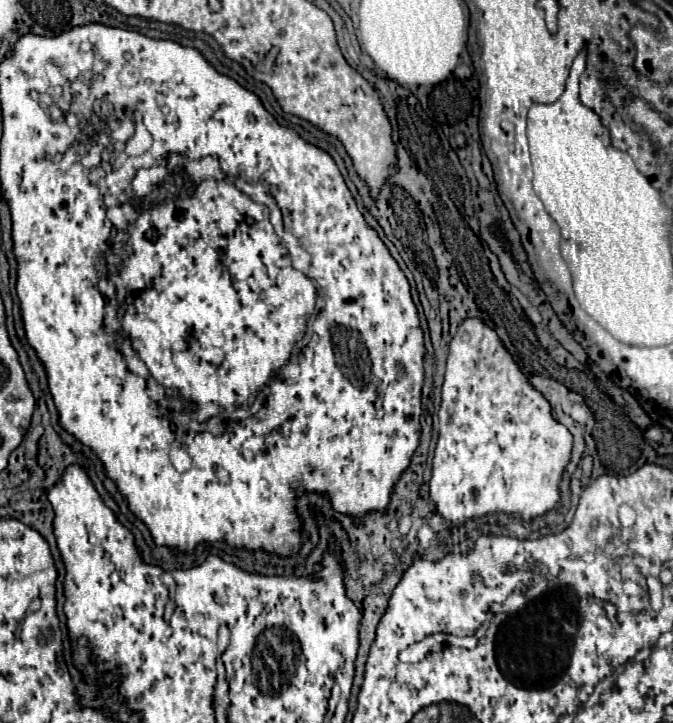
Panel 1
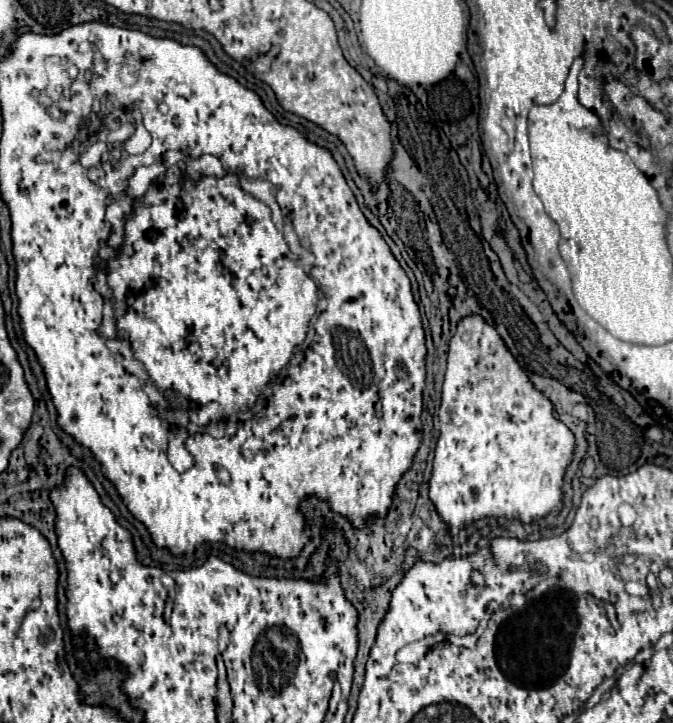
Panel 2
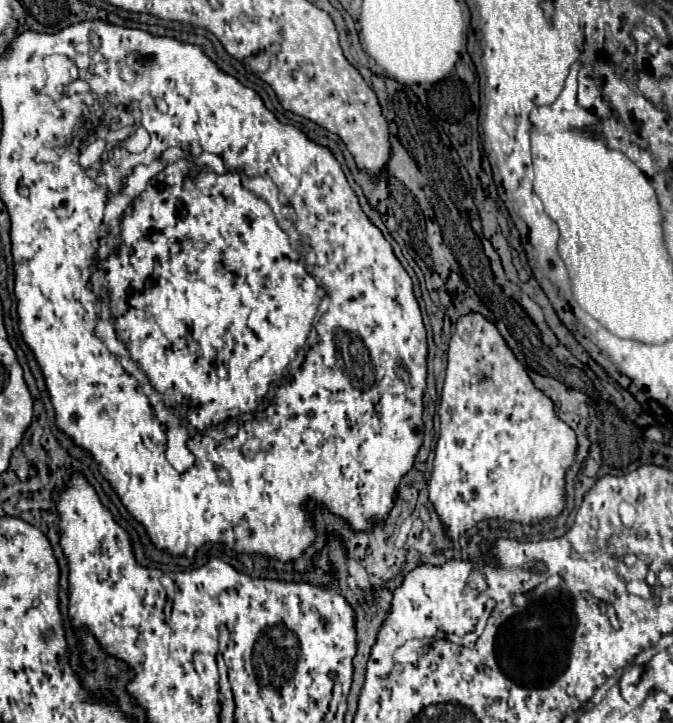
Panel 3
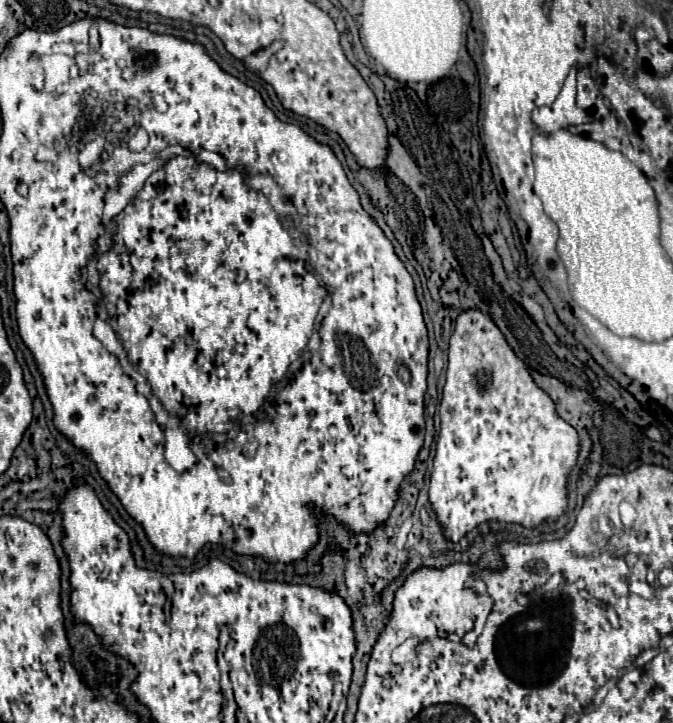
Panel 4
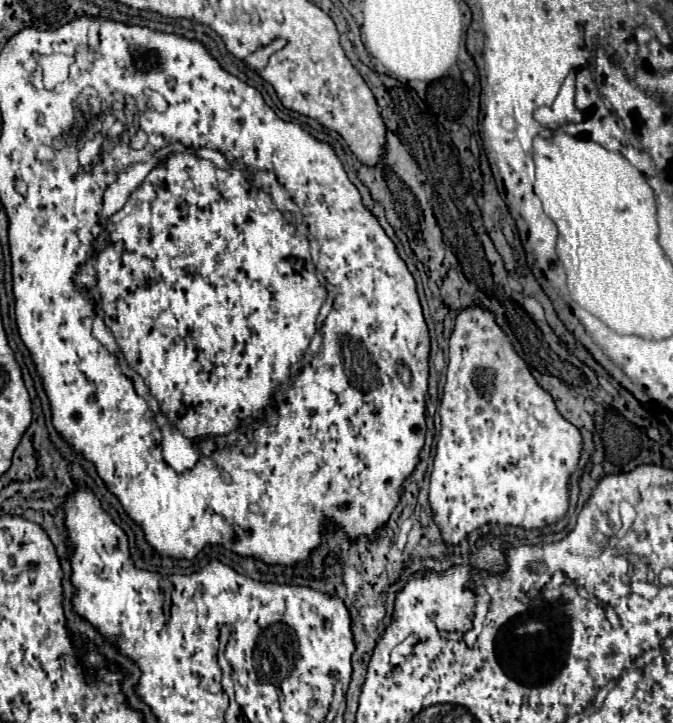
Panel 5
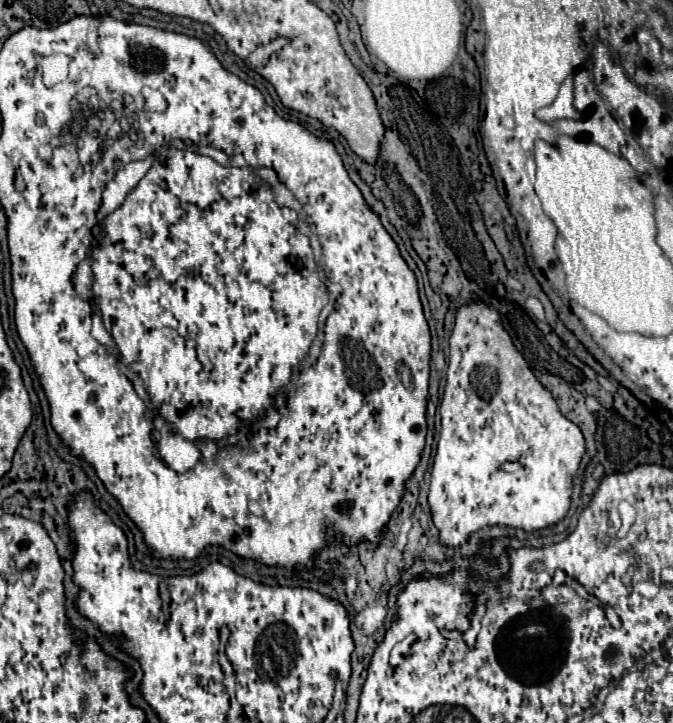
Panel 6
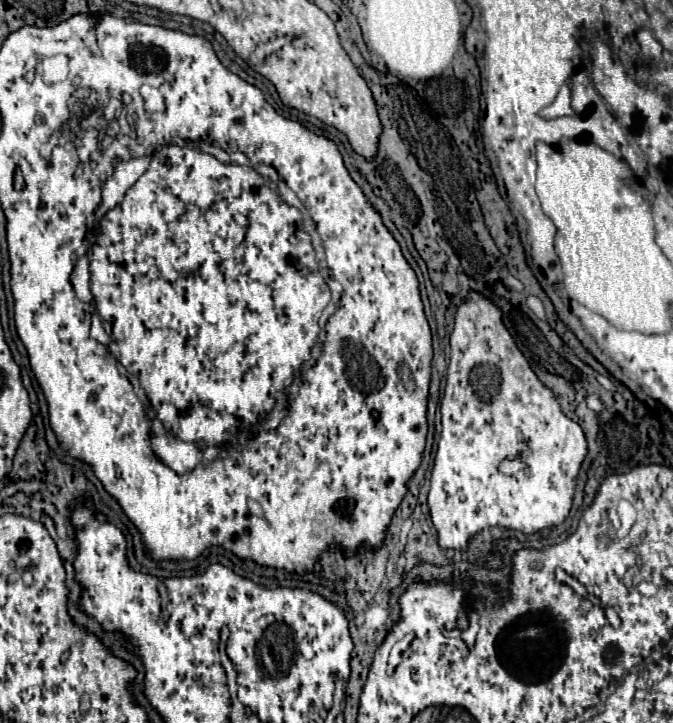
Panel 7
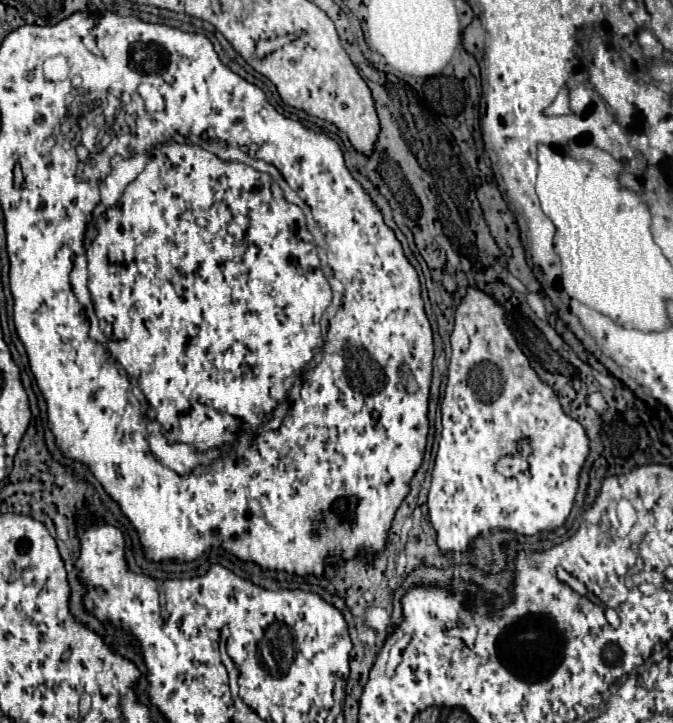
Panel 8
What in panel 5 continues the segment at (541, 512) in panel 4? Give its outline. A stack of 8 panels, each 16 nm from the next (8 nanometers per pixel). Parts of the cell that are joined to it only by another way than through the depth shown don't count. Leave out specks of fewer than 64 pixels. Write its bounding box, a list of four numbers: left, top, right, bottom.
[430,306,582,544]

